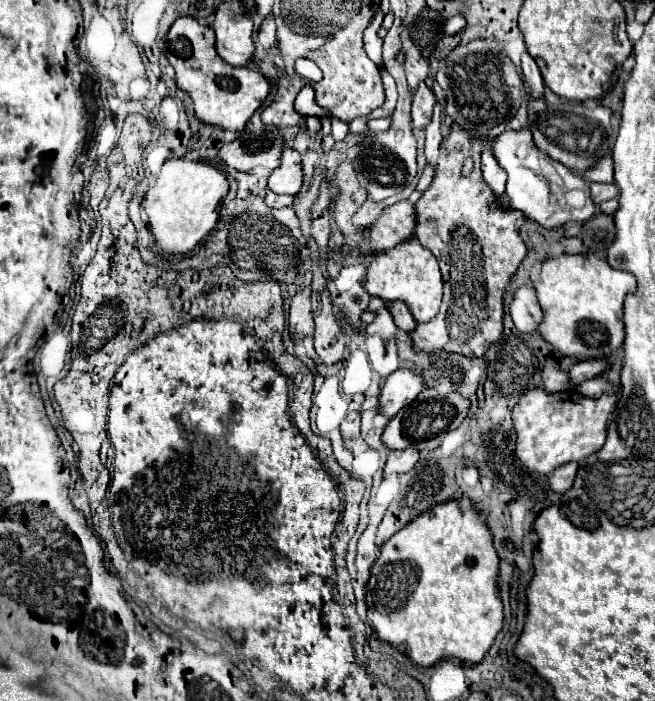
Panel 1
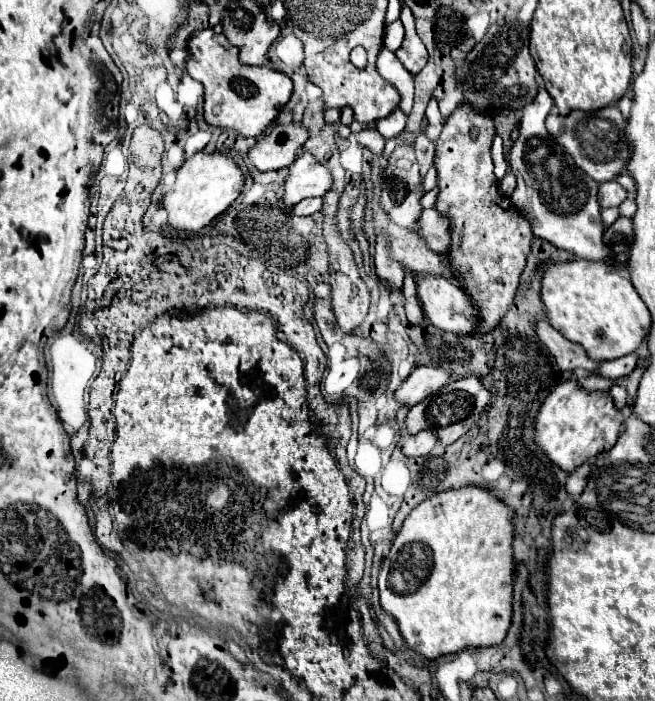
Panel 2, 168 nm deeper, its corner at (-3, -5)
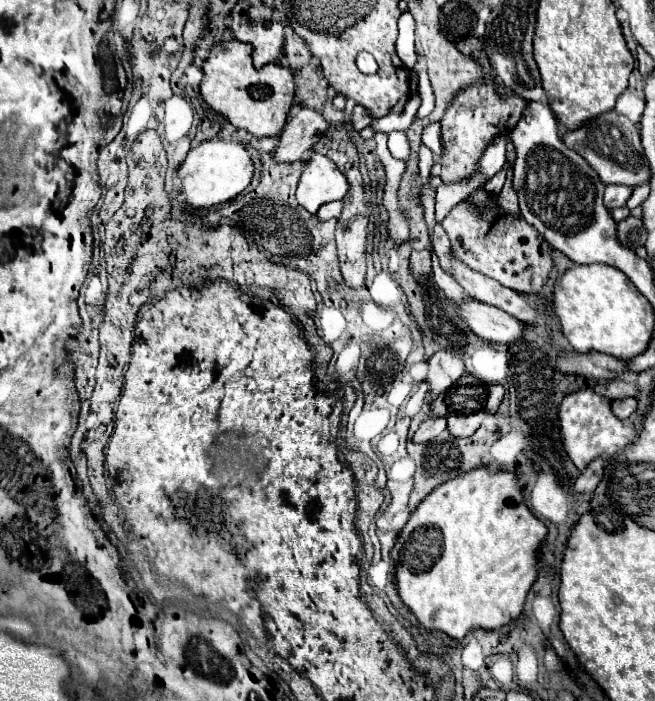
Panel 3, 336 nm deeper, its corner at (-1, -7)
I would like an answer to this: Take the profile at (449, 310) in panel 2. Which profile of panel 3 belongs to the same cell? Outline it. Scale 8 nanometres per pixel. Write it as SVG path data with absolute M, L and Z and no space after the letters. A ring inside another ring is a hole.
M464 300L456 304L456 312L458 318L466 322L476 336L488 342L510 344L516 338L520 338L524 330L524 324L514 316L478 300Z

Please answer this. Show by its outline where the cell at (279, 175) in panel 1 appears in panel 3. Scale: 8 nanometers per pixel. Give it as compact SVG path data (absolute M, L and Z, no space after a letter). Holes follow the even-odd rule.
M312 152L310 160L304 164L296 200L302 208L306 208L310 214L314 214L322 204L332 200L342 200L348 192L348 180L346 176L336 168L336 164L318 154Z

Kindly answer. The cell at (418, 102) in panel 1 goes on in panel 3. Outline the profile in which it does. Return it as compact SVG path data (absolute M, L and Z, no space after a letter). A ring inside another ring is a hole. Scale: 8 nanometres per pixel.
M432 122L424 128L422 132L422 142L434 152L434 154L440 154L442 150L442 142L440 142L440 122Z

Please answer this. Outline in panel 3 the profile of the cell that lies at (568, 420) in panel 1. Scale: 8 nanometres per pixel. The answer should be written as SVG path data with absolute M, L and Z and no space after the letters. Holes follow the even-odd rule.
M580 388L562 398L558 408L558 424L564 450L578 470L584 470L594 458L610 458L622 452L634 440L632 420L620 420L610 410L610 400L598 396L592 388Z

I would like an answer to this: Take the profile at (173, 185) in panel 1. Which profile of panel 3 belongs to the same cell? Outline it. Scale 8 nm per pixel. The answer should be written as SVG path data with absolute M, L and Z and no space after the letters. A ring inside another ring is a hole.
M220 138L206 140L188 152L184 164L178 168L180 198L186 206L200 210L214 204L224 204L236 198L252 180L252 162L244 144L224 142Z

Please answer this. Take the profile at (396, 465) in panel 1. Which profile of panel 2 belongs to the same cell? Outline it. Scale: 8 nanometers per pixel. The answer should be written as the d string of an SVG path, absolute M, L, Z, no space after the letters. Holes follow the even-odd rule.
M424 430L424 432L412 434L402 444L402 454L404 456L414 456L414 458L426 456L434 448L436 442L438 442L438 438L434 438L434 432L432 430Z

